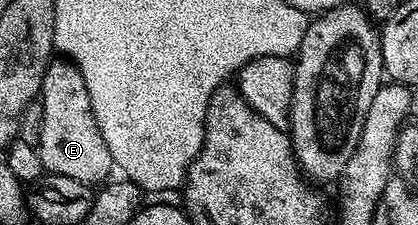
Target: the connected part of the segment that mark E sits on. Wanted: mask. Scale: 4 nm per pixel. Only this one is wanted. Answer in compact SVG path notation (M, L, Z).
M67 60L49 62L38 100L42 104L42 136L38 149L45 171L70 176L70 180L85 182L90 187L107 183L114 163L110 148L106 148L106 140L102 140L80 69Z

